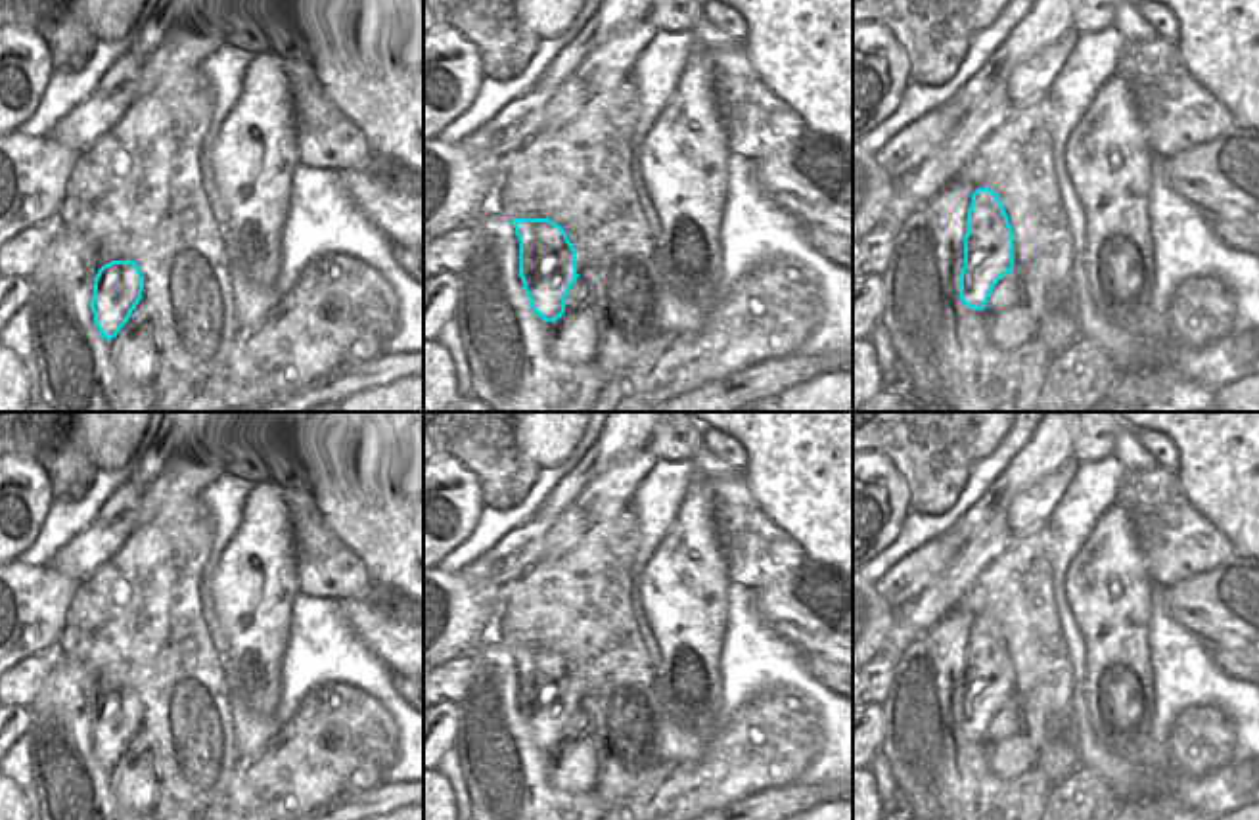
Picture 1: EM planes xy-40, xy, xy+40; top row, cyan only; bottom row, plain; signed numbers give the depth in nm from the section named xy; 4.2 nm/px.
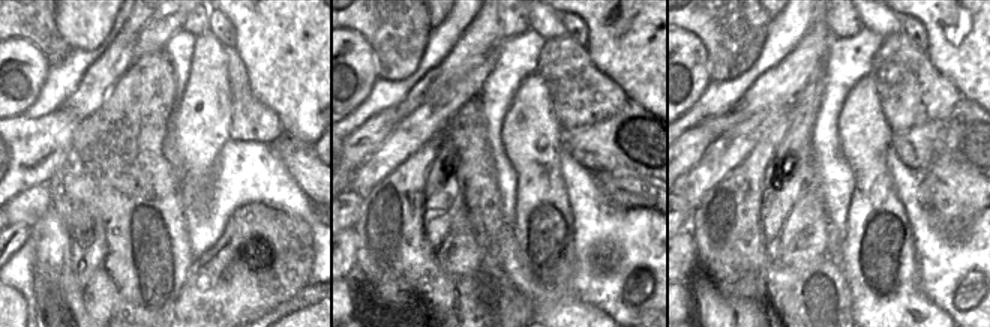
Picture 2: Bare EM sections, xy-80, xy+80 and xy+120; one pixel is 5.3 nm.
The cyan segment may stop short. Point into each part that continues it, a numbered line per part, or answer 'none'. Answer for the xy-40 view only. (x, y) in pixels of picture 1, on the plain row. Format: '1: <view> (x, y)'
none

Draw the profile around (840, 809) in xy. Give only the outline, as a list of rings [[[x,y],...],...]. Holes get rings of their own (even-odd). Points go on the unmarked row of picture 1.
[[[836,801],[820,805],[809,812],[790,816],[788,820],[853,820],[853,801]]]

